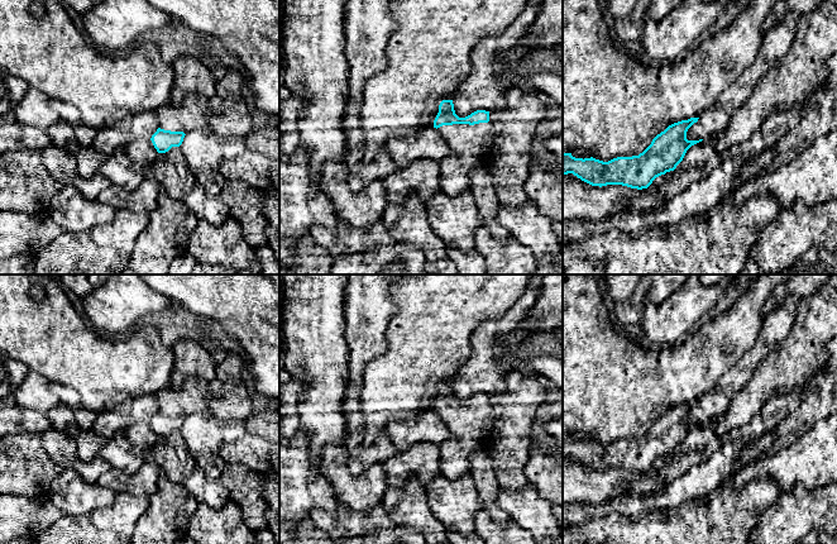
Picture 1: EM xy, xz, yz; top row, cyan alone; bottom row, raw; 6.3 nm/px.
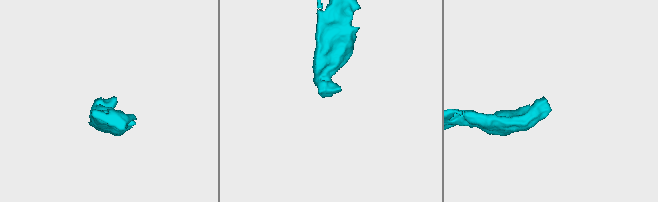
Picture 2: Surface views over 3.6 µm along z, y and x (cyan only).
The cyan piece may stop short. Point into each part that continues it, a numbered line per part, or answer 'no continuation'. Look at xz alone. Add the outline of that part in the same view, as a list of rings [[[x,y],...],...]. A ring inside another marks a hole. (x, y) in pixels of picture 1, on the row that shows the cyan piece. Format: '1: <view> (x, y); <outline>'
1: xz (469, 146); [[[453,124],[437,128],[450,152],[440,161],[440,189],[458,196],[469,191],[469,172],[487,161],[493,145],[493,124]]]

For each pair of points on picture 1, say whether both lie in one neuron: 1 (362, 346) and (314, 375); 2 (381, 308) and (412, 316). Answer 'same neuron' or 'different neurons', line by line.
1: different neurons
2: different neurons

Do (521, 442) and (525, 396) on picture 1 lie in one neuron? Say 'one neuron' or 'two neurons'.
one neuron

